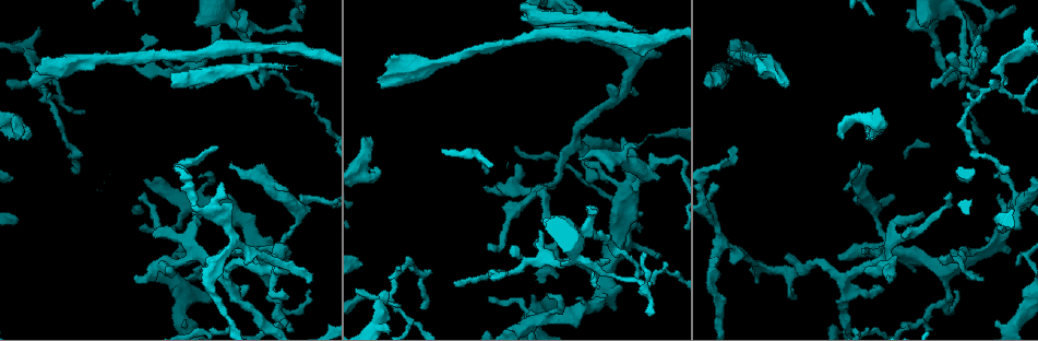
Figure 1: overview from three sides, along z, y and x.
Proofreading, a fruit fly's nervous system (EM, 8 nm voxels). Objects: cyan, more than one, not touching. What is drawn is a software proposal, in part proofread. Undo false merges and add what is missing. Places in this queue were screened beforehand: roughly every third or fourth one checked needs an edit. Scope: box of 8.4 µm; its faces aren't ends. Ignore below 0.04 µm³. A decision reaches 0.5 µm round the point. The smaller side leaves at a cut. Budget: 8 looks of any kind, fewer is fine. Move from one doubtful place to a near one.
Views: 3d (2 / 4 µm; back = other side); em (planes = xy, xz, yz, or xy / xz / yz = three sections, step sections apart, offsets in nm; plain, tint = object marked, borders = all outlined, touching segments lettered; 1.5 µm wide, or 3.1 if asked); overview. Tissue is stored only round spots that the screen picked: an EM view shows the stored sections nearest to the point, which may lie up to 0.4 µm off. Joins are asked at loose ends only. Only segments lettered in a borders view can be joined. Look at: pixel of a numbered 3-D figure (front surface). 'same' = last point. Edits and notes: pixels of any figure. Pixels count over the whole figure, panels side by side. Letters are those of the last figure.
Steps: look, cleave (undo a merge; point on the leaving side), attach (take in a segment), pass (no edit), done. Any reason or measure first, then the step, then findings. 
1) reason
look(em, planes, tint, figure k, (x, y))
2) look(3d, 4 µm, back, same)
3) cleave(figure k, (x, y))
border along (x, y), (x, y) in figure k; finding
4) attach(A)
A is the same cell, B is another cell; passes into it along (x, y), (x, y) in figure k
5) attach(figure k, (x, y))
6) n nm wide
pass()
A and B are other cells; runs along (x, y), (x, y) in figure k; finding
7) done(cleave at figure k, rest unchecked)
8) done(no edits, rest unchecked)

an open end
look(em, xz, step 8, tint, figure 1, (659, 58))

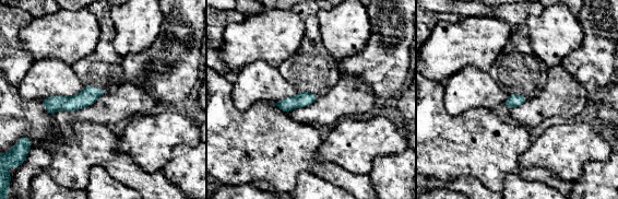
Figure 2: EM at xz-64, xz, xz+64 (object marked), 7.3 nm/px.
another direction
look(em, planes, borders, same)

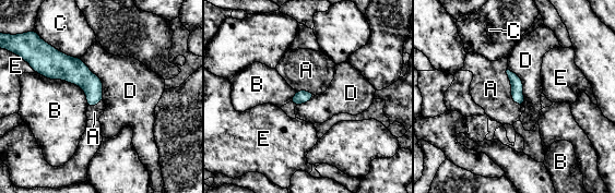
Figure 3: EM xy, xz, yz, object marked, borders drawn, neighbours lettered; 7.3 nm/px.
attach(A)
A is the same cell, B, C, D and E are other cells; passes into it along (517, 85), (511, 87), (491, 88) in figure 3; the cell continues

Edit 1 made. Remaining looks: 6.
an open end
look(em, planes, borders, figure 1, (379, 79))

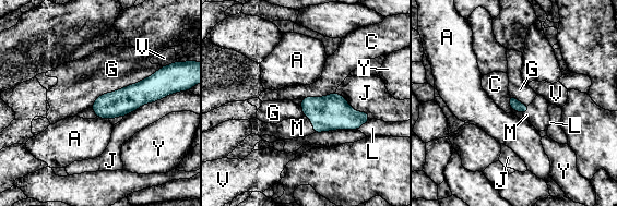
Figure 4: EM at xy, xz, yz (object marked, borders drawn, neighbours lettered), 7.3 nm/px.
attach(M)
M is the same cell, A, C, G, J, L, V and Y are other cells; passes into it along (331, 112), (311, 122), (289, 129) in figure 4; the cell continues

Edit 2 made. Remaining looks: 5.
look(overview)

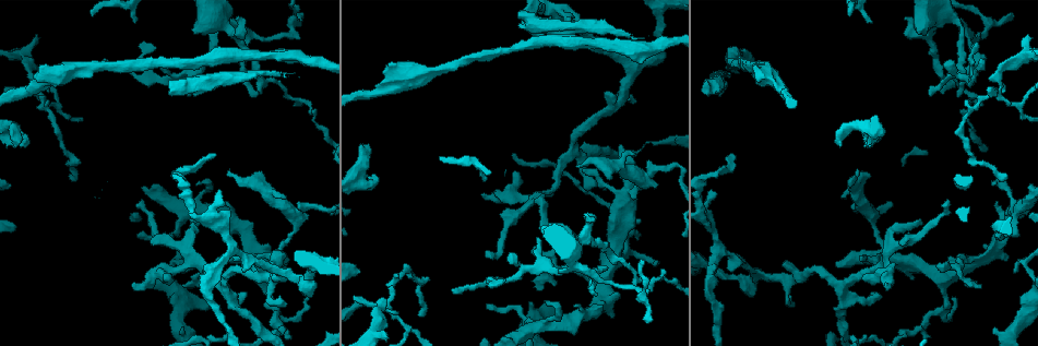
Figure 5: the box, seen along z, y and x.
tapers out
look(em, planes, borders, figure 5, (491, 257))

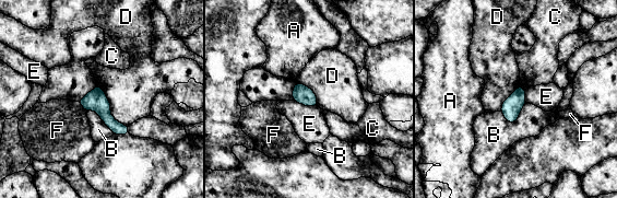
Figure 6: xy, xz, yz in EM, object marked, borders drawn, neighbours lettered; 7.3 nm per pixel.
140 nm wide
pass()
A, B, C, D, E and F are other cells; border along (294, 100), (305, 105), (317, 106) in figure 6; none of them fits

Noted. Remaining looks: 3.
sudden change in width
look(em, yz, step 4, tint, figure 5, (629, 191))

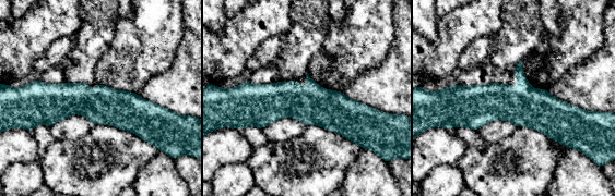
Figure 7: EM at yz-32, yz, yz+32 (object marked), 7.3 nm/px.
look(em, planes, borders, same)

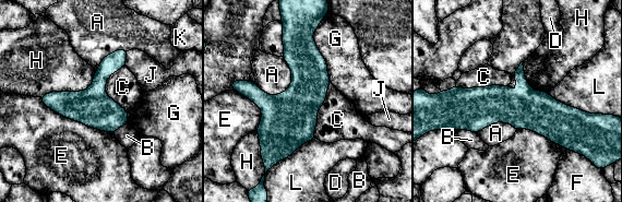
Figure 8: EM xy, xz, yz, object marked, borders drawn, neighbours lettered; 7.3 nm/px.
280 nm wide
pass()
A, B, C, D, E, F, G, H, J, K and L are other cells; border along (330, 81), (314, 138) in figure 8; continuous, no second cell

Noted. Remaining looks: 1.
done(attach at figure 3, attach at figure 4, rest unchecked)

